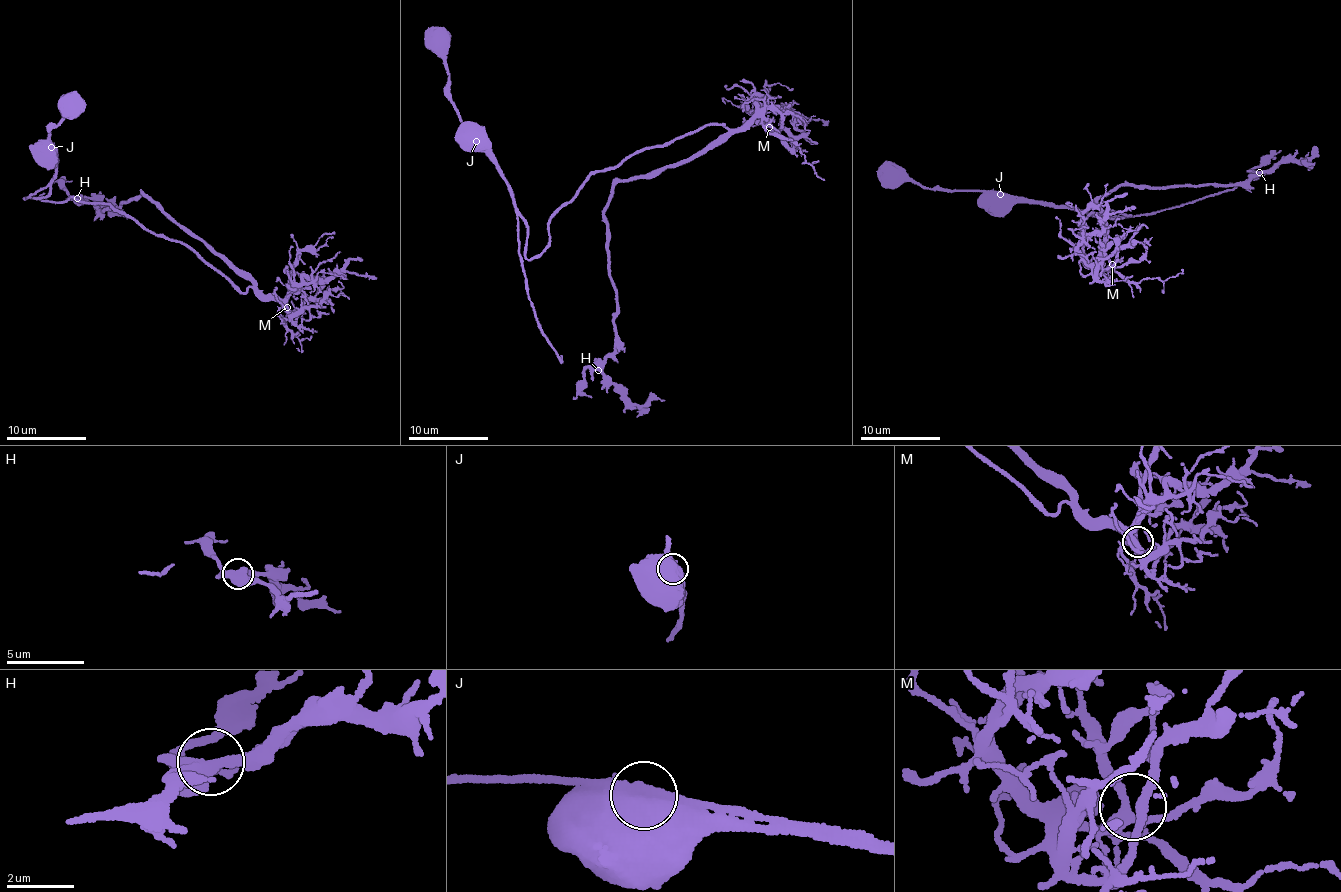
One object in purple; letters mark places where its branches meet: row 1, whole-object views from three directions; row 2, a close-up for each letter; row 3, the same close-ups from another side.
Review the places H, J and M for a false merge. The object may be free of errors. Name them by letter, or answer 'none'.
J

